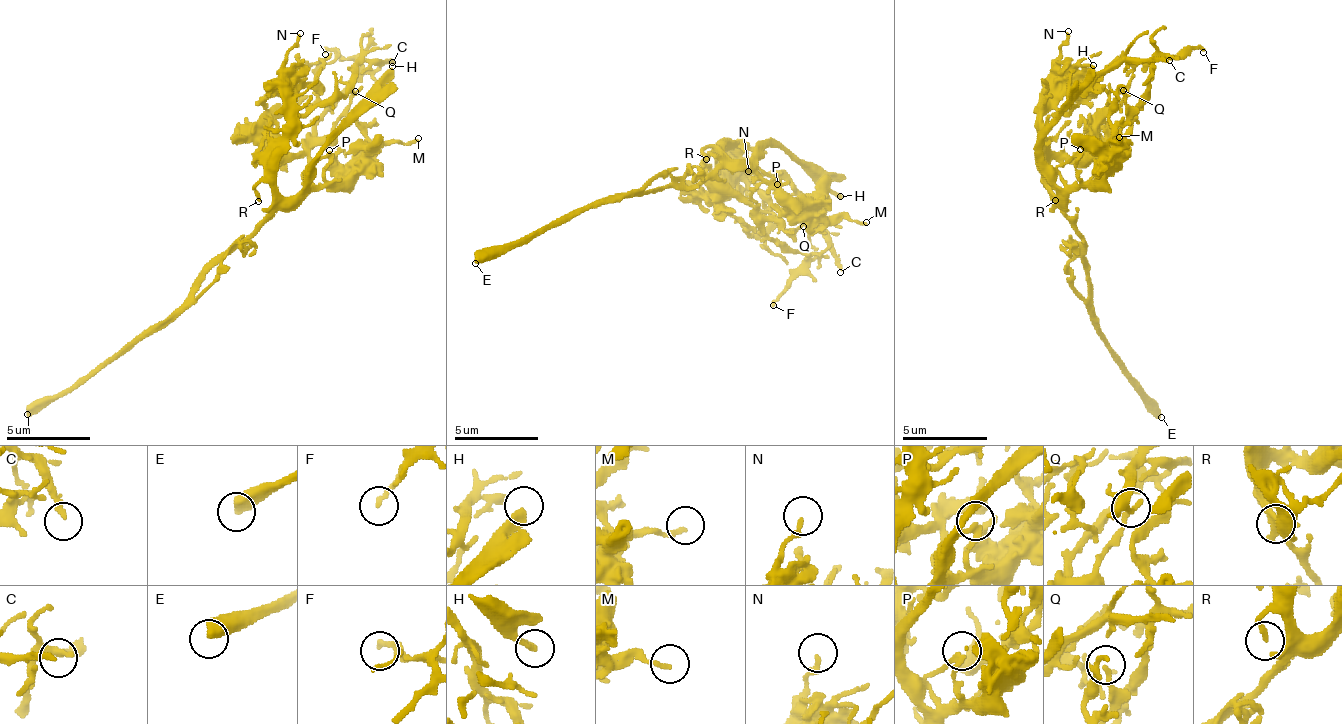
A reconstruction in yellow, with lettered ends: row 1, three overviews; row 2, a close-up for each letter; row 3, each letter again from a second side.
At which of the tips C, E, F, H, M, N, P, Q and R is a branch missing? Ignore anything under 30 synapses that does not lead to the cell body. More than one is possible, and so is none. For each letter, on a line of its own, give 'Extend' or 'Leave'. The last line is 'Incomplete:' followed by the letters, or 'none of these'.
C: Leave
E: Leave
F: Leave
H: Extend
M: Leave
N: Leave
P: Leave
Q: Leave
R: Leave
Incomplete: H

